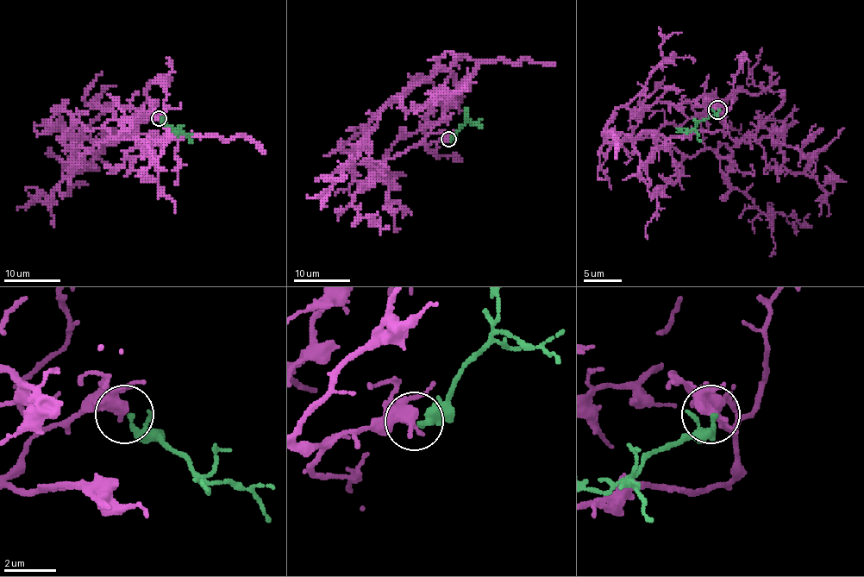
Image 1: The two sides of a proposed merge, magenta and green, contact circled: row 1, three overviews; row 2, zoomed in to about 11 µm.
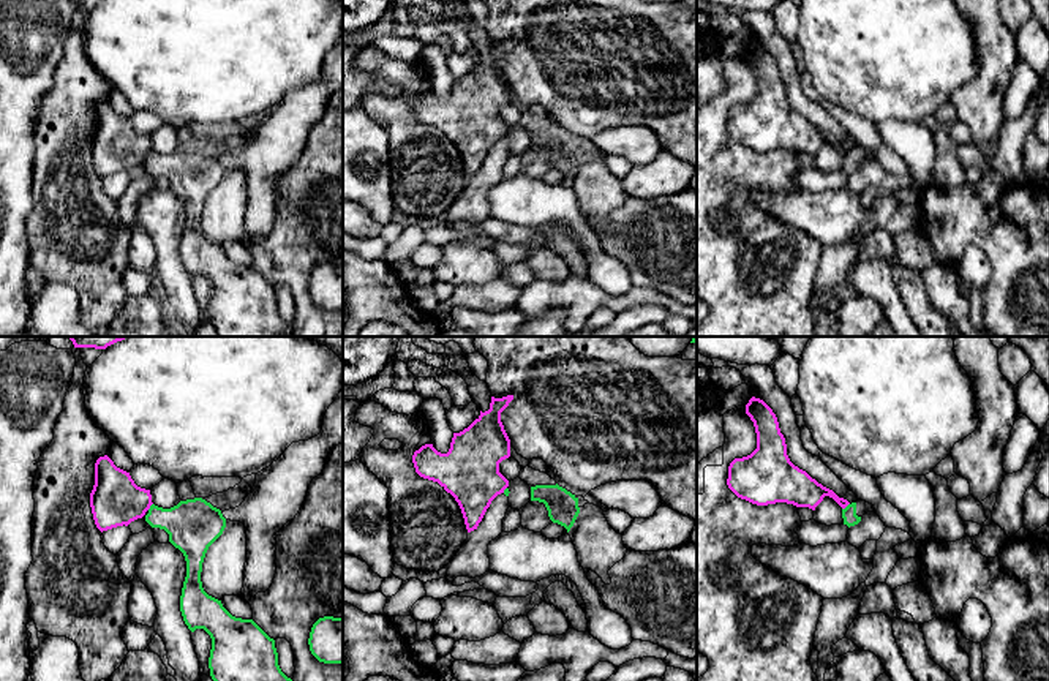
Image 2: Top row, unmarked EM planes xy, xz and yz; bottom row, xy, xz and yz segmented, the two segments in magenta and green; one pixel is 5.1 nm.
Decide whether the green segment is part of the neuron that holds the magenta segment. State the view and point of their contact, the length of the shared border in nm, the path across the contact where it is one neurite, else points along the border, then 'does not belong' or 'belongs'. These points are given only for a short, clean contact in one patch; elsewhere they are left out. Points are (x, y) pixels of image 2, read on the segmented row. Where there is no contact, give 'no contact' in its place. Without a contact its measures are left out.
meets magenta in yz at (845, 506); contact 50 nm long; border along yz (849, 503), (842, 509); does not belong

